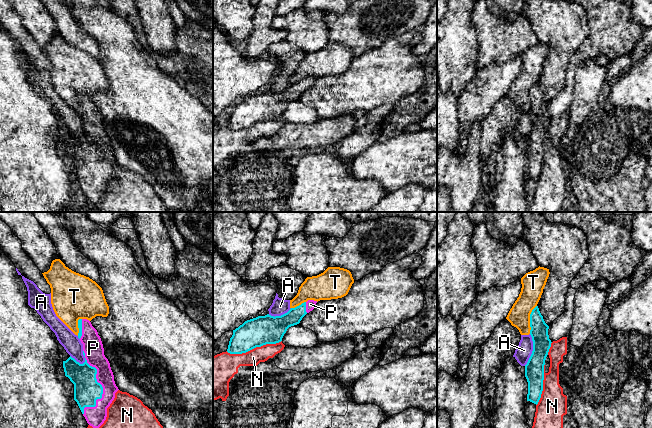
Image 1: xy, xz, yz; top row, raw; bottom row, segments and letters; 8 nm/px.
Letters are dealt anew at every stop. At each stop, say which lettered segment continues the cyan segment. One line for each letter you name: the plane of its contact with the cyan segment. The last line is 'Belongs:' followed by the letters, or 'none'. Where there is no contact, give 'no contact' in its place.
P: xy
Belongs: P

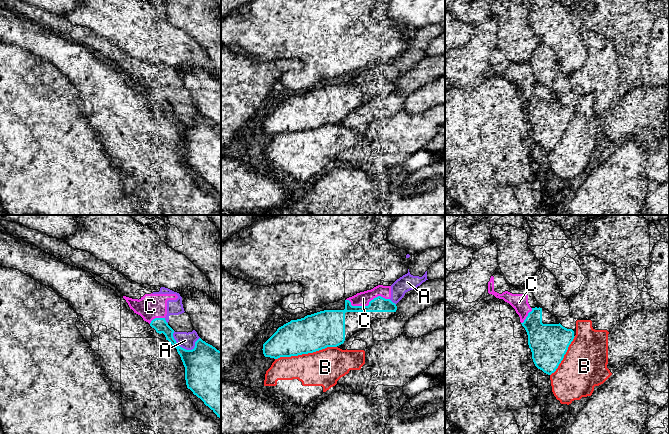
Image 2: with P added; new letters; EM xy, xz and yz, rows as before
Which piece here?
Belongs: none

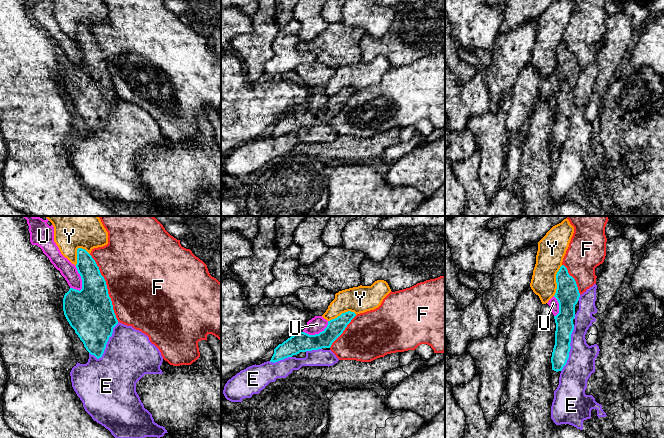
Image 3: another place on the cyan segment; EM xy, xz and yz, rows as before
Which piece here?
Belongs: none

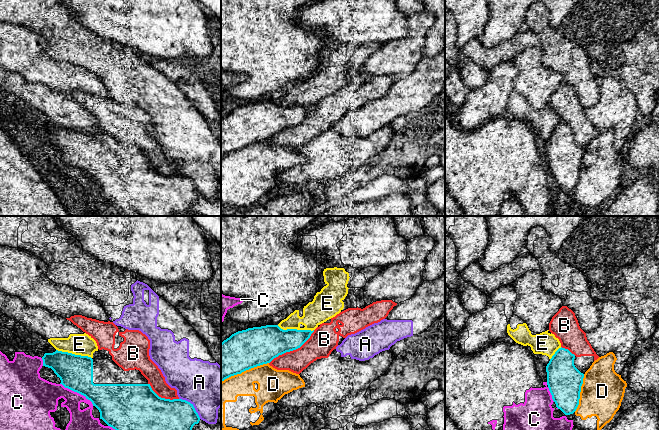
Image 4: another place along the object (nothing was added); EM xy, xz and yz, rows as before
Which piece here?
Belongs: none

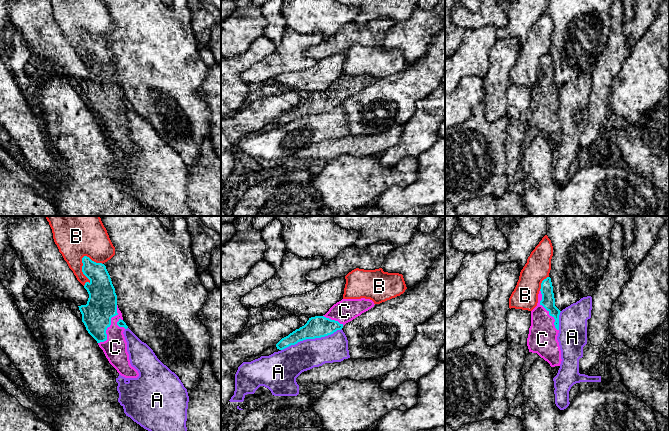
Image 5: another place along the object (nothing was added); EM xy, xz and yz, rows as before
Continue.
C: xy
Belongs: C

